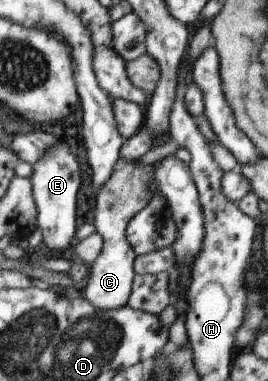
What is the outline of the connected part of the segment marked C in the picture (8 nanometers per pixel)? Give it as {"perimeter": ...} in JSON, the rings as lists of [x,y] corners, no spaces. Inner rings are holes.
{"perimeter":[[[118,158],[114,174],[100,192],[97,193],[97,206],[94,222],[97,232],[104,238],[104,248],[100,258],[89,266],[89,277],[85,285],[85,297],[100,310],[124,308],[129,304],[135,279],[136,250],[128,240],[128,225],[134,216],[142,212],[153,199],[150,192],[150,174],[155,166],[142,165],[139,160],[130,162]]]}

